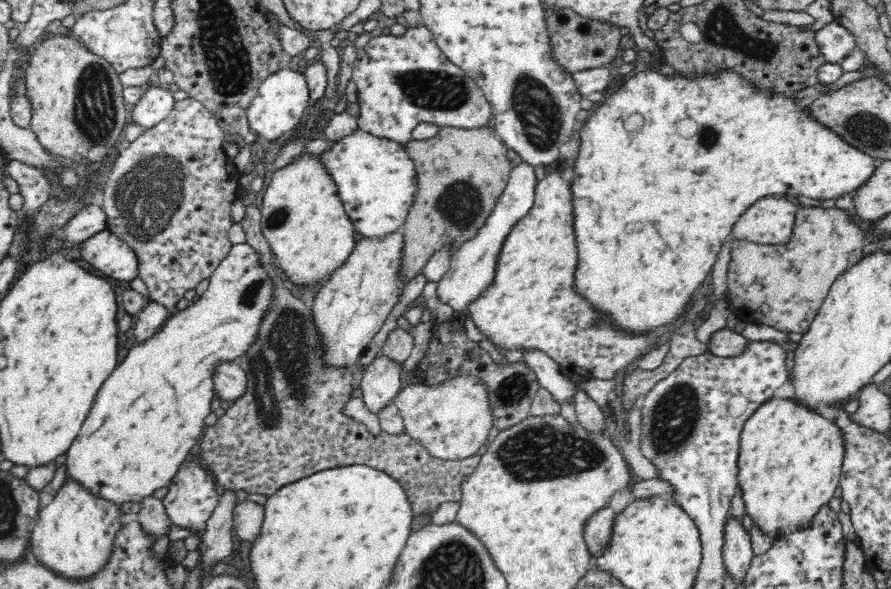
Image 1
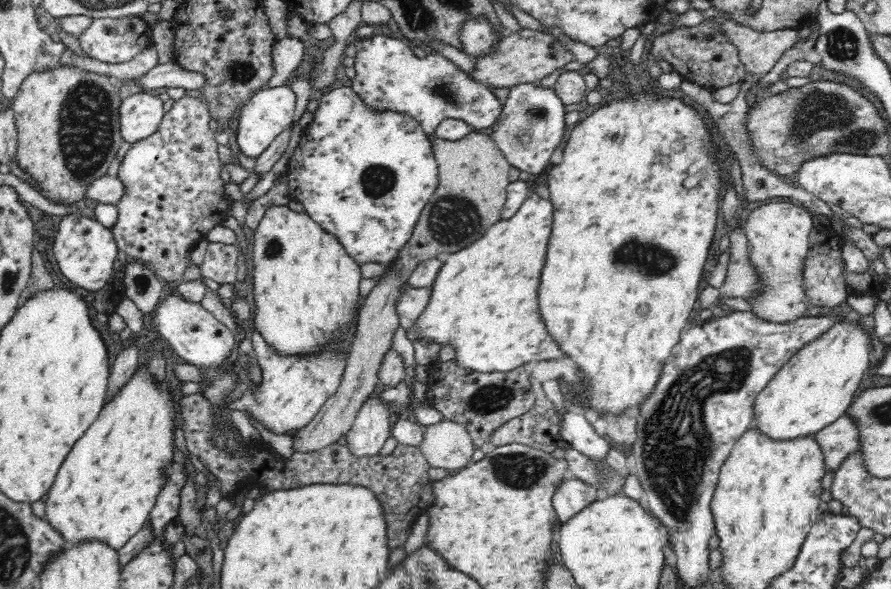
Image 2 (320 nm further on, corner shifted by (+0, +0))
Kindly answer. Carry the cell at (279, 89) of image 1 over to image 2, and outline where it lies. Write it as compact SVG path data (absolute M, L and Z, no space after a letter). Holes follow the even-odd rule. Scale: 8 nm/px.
M288 85L273 88L264 87L241 108L236 142L242 155L258 158L272 144L272 141L294 120L296 94Z

